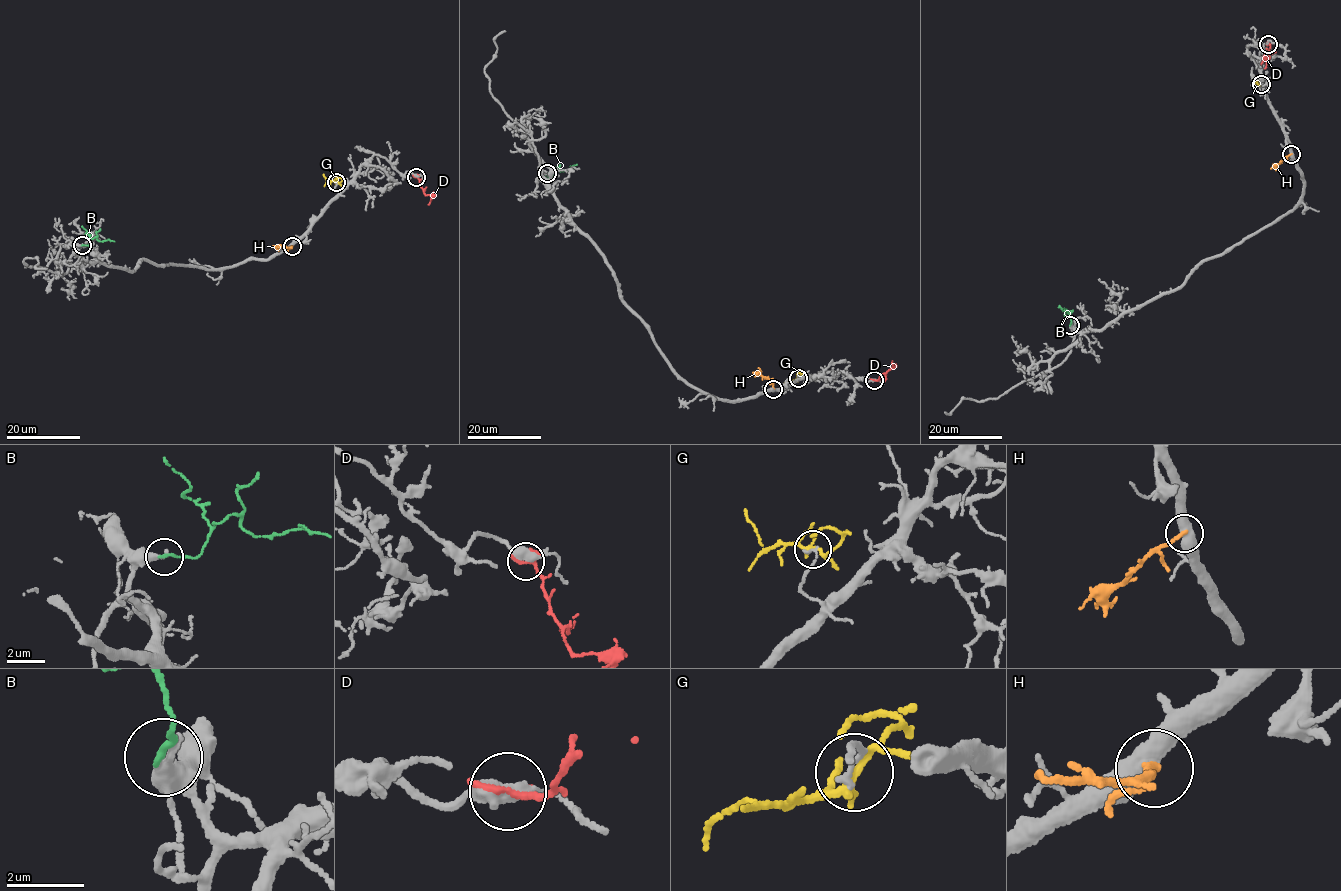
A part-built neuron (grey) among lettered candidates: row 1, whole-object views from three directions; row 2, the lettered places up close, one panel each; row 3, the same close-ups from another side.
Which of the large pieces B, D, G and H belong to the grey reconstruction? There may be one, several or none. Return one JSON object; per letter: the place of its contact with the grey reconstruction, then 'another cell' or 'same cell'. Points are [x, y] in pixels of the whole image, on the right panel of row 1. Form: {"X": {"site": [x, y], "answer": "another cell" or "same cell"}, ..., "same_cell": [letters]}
{"B": {"site": [1070, 325], "answer": "same cell"}, "D": {"site": [1268, 44], "answer": "another cell"}, "G": {"site": [1261, 84], "answer": "another cell"}, "H": {"site": [1291, 154], "answer": "another cell"}, "same_cell": ["B"]}

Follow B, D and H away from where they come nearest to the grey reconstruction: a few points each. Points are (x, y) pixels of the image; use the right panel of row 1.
B: (1070, 324), (1071, 321), (1064, 313), (1069, 313), (1064, 311)
D: (1268, 44), (1269, 57), (1264, 68)
H: (1291, 154), (1274, 168)

